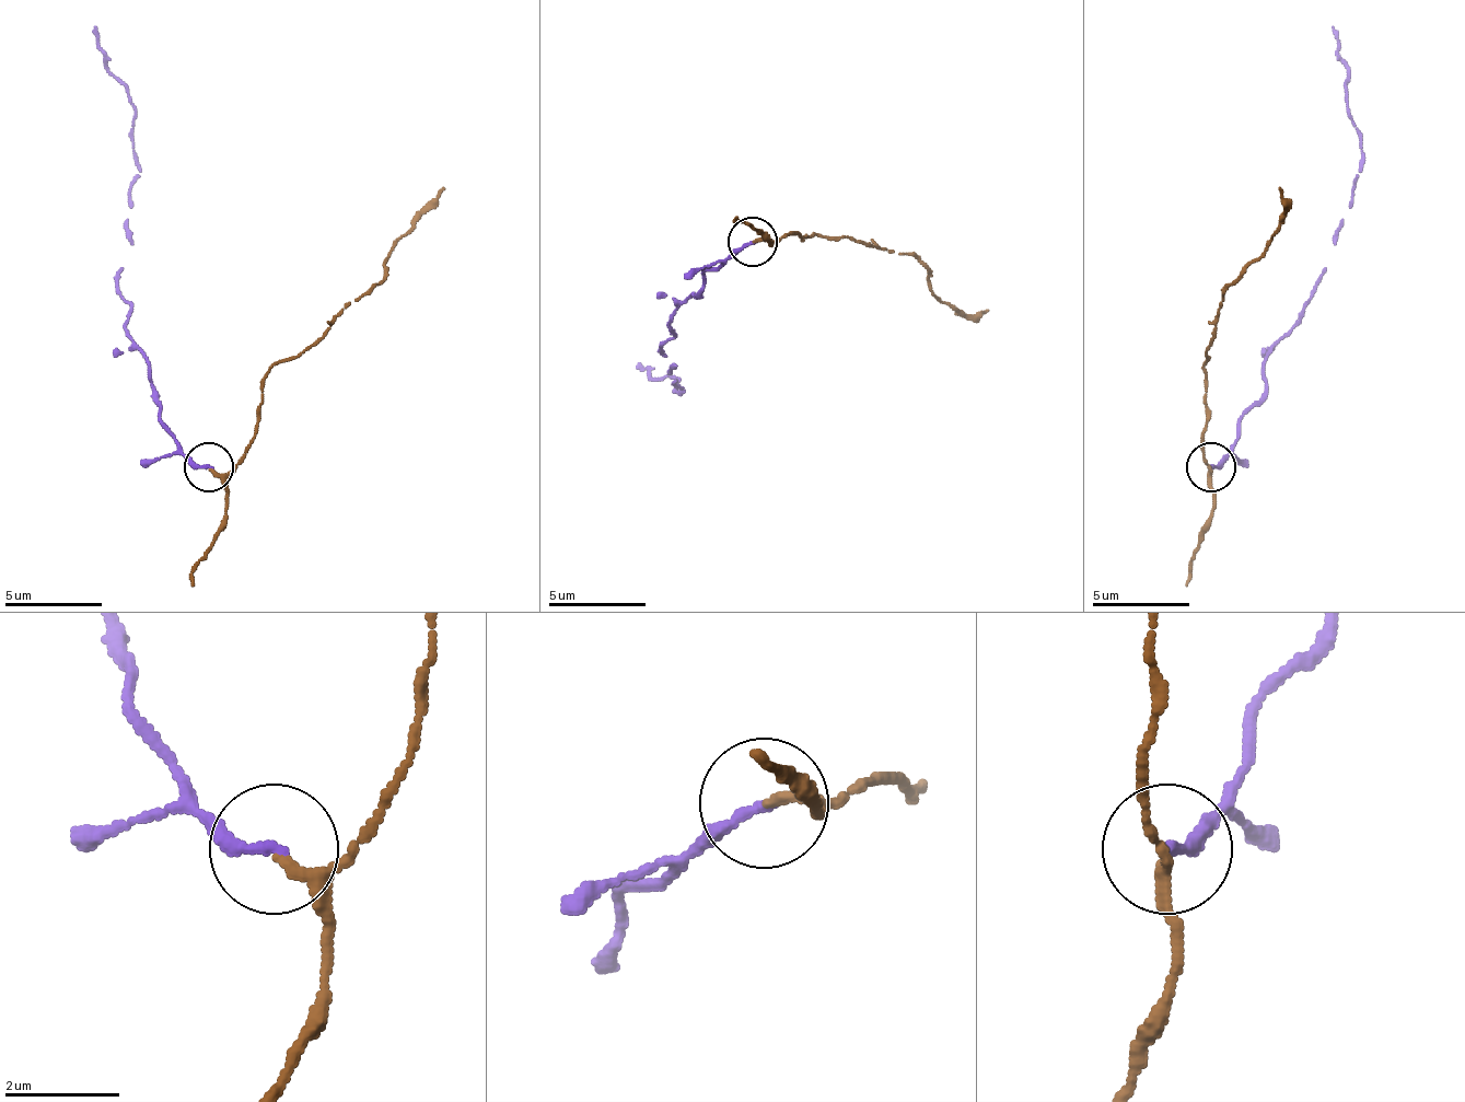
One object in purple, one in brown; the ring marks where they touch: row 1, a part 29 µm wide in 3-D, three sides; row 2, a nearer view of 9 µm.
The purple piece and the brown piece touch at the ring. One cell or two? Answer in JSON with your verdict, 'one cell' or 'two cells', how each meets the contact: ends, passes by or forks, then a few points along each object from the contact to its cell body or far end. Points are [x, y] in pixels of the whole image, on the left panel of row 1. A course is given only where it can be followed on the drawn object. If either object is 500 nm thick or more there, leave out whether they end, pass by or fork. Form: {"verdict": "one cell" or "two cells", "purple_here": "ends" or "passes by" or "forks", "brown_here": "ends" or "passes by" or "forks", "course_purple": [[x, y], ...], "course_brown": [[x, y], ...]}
{"verdict": "one cell", "purple_here": "ends", "brown_here": "passes by", "course_purple": [[207, 468], [159, 415], [149, 356], [125, 326], [119, 273], [139, 171], [129, 88], [105, 64], [95, 24]], "course_brown": [[207, 468], [227, 473], [236, 463], [256, 433], [260, 380], [310, 346], [368, 292], [441, 185]]}

